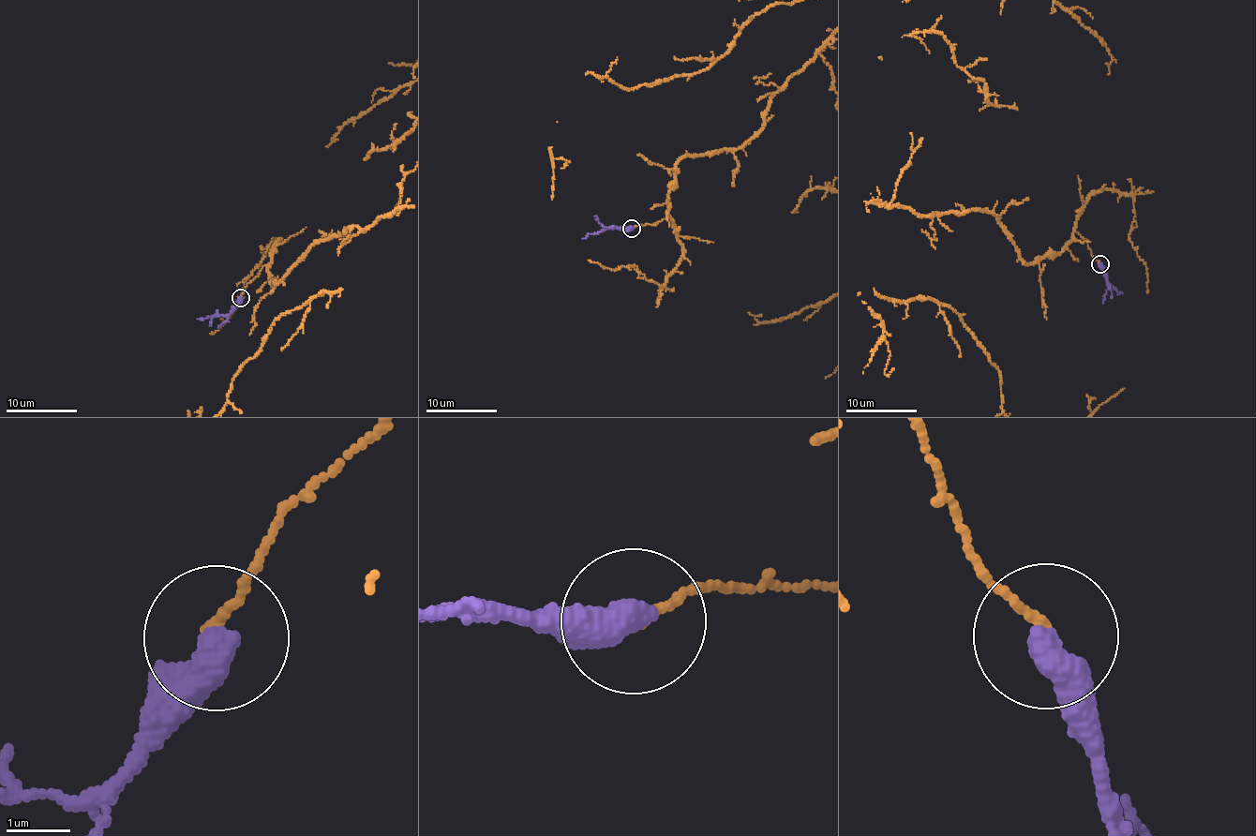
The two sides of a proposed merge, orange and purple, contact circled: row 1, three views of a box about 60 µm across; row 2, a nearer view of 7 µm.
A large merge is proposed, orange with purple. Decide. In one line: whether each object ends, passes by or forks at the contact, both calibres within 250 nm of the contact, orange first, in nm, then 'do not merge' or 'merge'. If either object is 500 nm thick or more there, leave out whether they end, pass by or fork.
130/550 nm | do not merge

